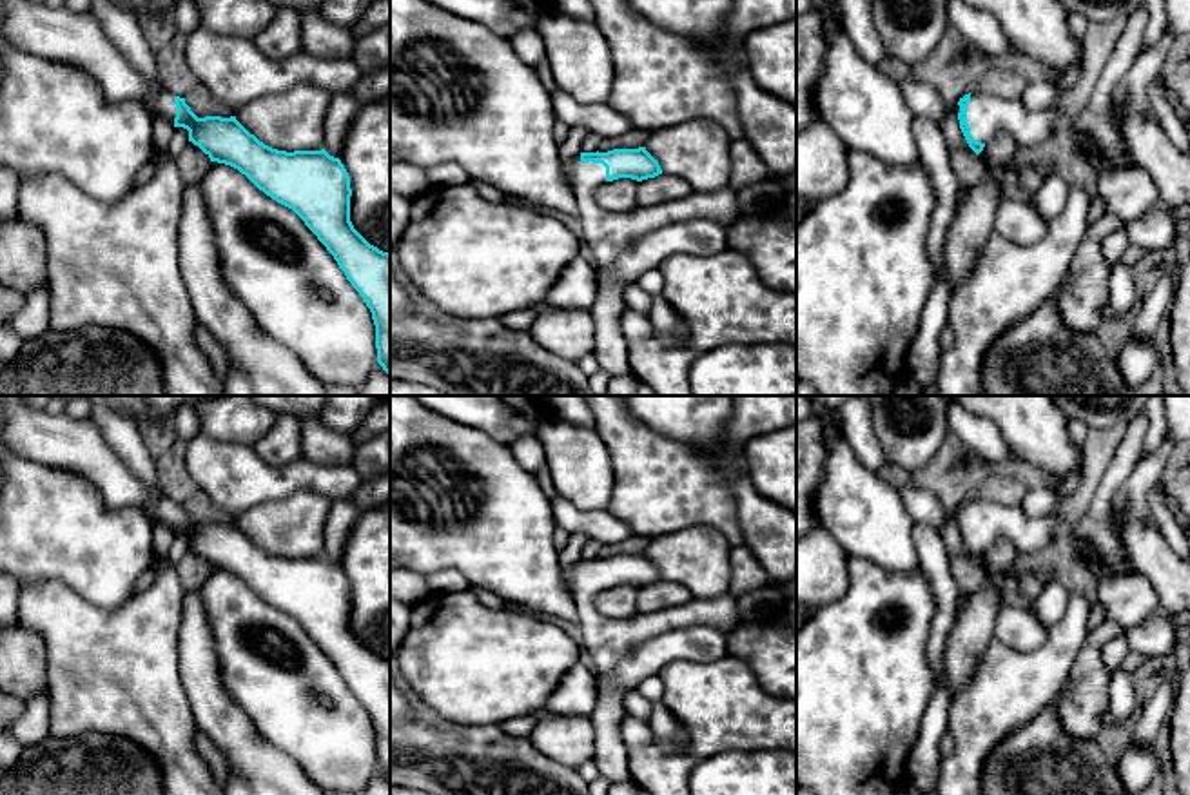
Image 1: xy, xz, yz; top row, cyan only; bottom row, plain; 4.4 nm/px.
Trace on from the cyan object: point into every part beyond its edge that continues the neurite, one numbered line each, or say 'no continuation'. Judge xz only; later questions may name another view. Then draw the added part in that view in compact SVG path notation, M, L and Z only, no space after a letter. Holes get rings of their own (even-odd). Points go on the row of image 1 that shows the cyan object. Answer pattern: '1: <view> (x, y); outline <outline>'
1: xz (606, 233); outline M577 156L568 167L561 167L561 172L579 201L580 240L590 245L595 269L602 272L610 272L620 252L629 249L642 234L662 225L693 218L731 225L740 218L736 191L731 187L709 194L693 192L688 200L669 201L660 207L611 212L593 200L593 191L606 183L606 167L602 163L582 163L580 156Z

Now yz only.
1: yz (985, 115); outline M971 93L967 123L976 142L987 143L998 131L1005 129L1018 145L1034 147L1052 138L1058 105L1027 109L1019 100L1003 100L989 93Z

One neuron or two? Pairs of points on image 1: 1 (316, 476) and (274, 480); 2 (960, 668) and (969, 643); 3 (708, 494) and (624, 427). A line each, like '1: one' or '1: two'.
1: one
2: one
3: one

